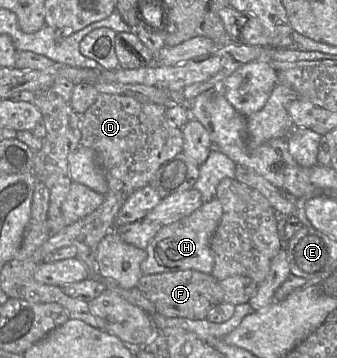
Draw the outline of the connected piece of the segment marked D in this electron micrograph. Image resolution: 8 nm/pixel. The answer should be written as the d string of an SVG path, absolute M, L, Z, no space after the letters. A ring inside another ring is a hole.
M99 93L96 101L80 115L80 144L93 149L101 157L108 192L124 192L126 196L130 196L136 190L148 185L163 163L182 152L182 130L167 122L165 111L166 107L163 105L143 103L130 95Z

